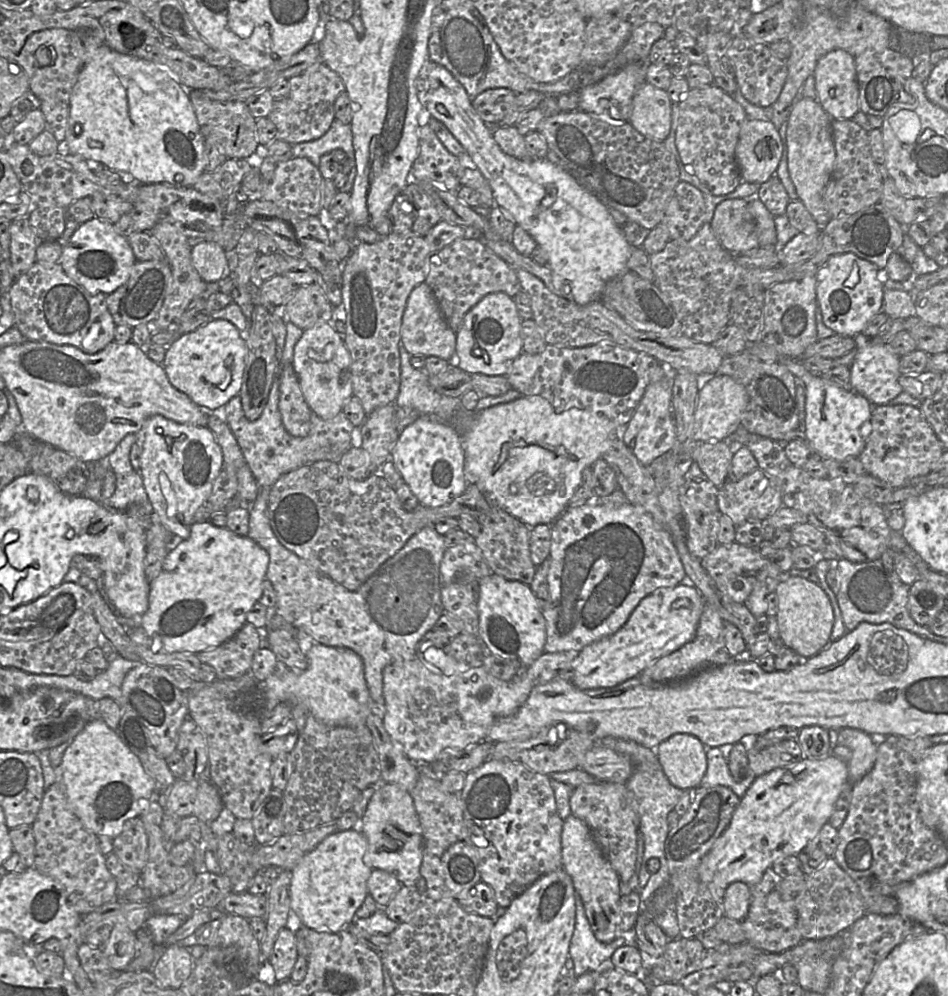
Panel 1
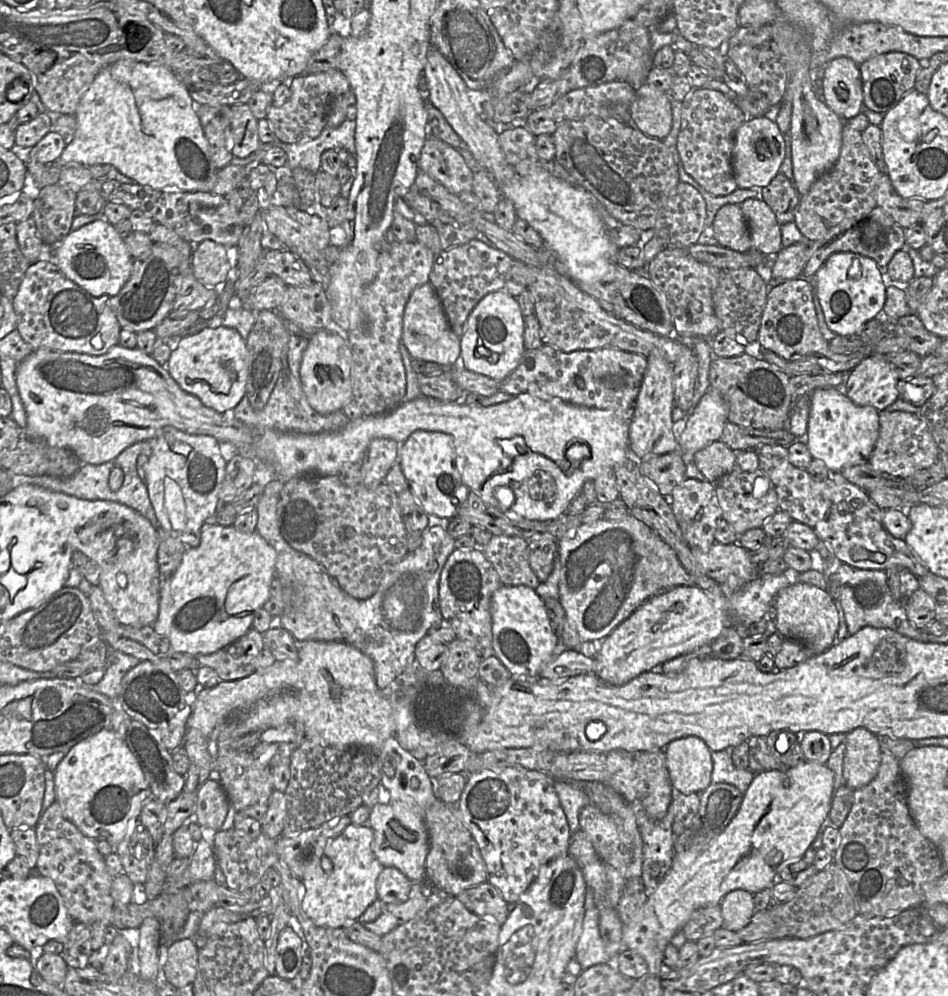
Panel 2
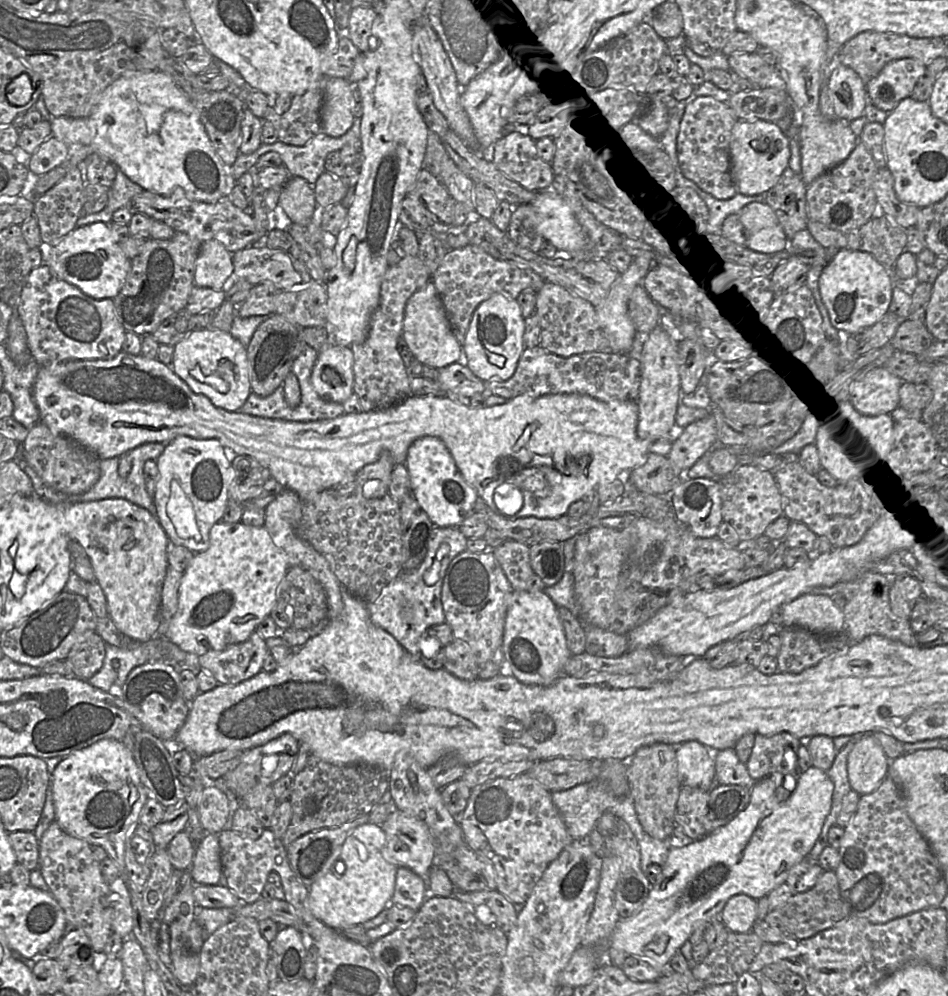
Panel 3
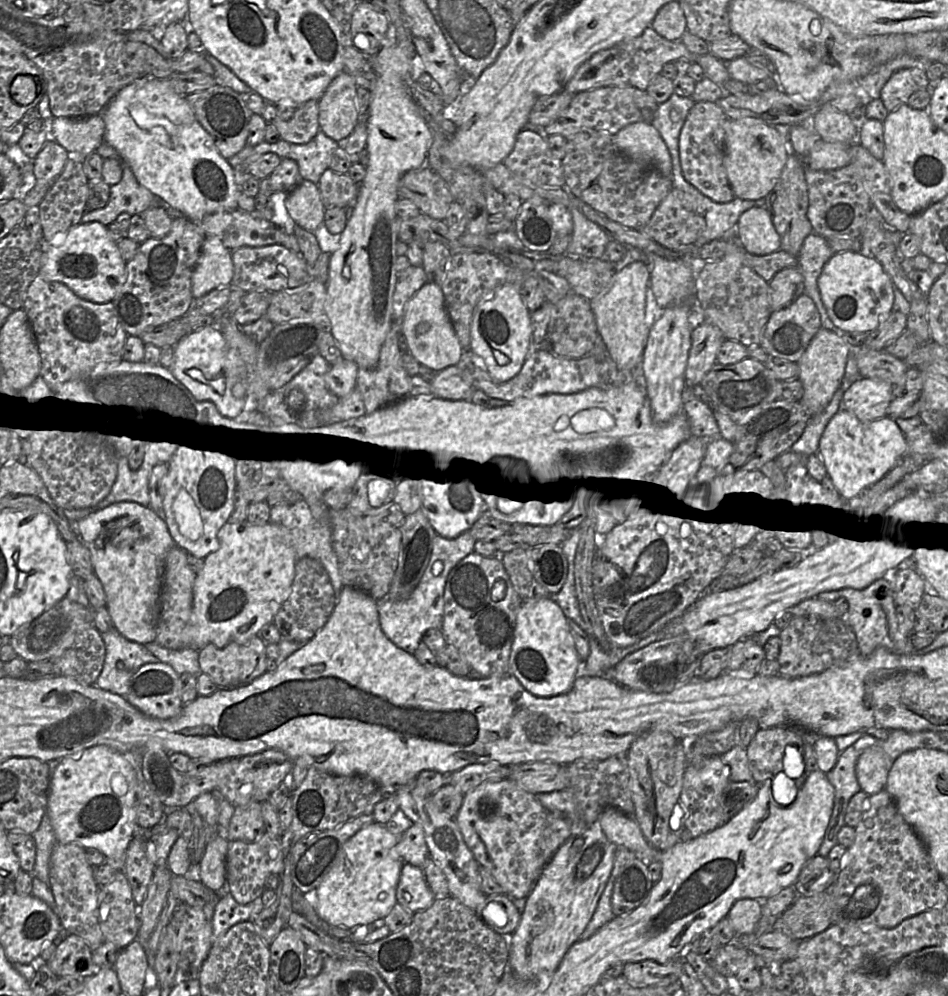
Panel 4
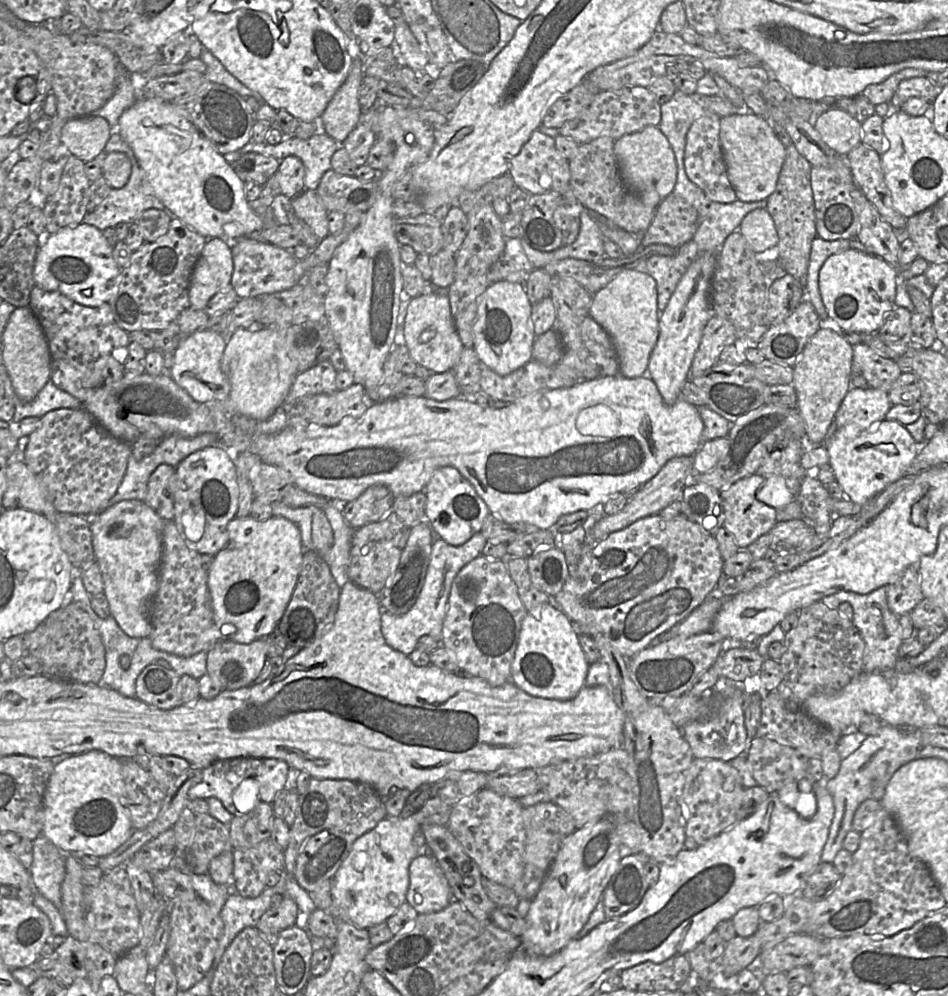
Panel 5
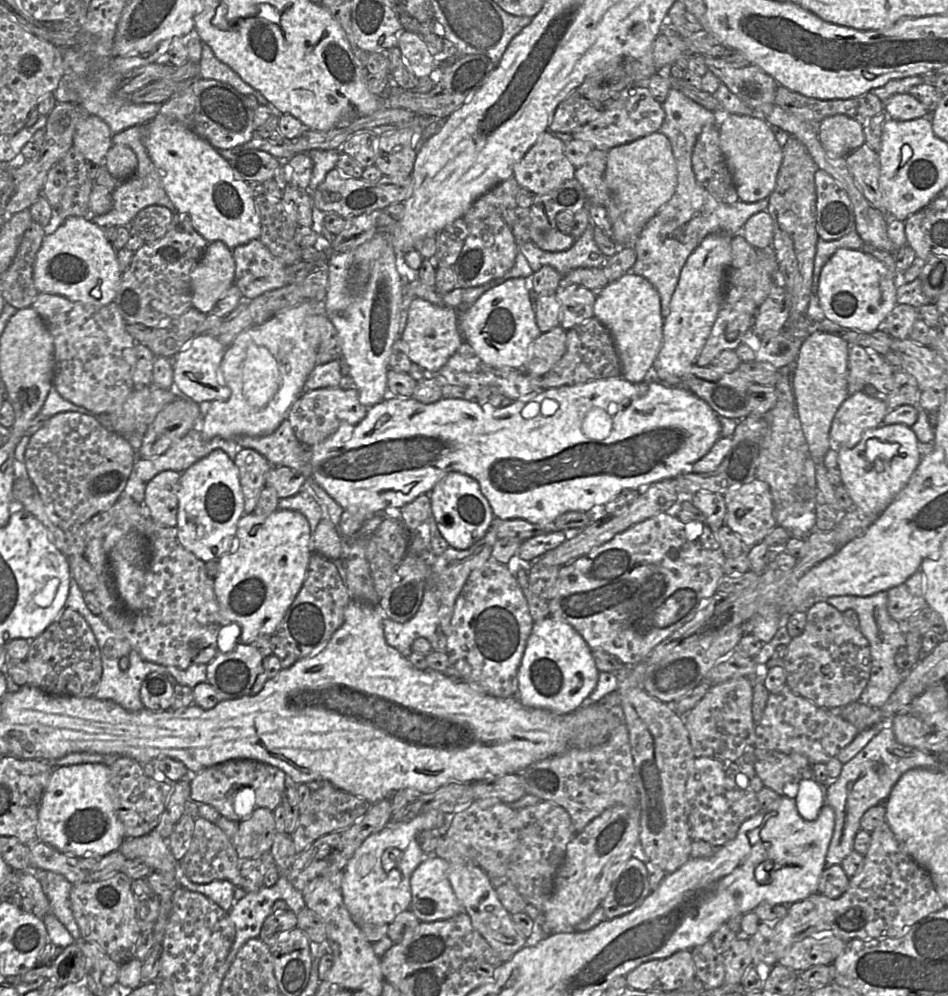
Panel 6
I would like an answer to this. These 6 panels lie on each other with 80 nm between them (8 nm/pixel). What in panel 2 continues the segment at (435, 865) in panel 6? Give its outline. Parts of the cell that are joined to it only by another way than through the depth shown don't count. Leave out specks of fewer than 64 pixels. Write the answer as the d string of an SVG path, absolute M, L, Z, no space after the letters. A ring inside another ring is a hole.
M384 868L376 881L378 899L385 905L403 903L408 899L412 882L398 869Z

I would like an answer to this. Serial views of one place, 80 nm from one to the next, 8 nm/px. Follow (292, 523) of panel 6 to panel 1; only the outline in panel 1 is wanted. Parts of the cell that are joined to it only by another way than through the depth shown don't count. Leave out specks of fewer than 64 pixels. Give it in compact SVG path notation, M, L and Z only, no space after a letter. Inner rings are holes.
M210 521L193 523L189 538L183 539L166 556L161 572L150 582L149 606L140 617L140 625L149 636L161 638L166 652L198 654L215 648L247 622L247 613L262 595L268 564L268 552L250 537L215 526Z

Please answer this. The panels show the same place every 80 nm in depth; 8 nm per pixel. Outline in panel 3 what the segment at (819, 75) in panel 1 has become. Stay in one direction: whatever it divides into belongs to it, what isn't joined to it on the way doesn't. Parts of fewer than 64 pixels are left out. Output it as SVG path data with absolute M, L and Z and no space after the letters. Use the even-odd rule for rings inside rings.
M843 64L836 67L828 82L829 96L835 115L839 119L851 121L864 114L864 108L870 102L866 84L850 67Z

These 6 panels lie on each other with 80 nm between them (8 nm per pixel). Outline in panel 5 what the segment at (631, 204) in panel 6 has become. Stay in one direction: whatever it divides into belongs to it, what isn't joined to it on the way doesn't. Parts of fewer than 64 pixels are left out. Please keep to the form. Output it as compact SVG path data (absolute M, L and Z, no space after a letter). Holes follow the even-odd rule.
M647 126L614 141L614 154L624 184L634 192L655 191L664 199L675 188L677 164L673 149L658 126Z

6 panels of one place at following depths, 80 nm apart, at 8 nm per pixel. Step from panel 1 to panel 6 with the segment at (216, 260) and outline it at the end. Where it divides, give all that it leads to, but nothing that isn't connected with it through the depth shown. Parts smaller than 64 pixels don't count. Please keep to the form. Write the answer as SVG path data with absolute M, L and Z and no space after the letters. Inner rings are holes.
M219 240L208 243L191 271L192 307L209 314L234 284L234 277L232 249Z

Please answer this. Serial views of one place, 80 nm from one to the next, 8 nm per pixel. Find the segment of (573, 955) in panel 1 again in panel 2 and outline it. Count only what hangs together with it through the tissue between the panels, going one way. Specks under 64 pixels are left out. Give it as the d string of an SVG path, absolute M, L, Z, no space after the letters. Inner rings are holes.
M587 889L583 929L577 942L574 958L578 961L582 971L599 964L607 964L610 959L619 954L609 955L599 931L599 912L594 902L591 890Z

